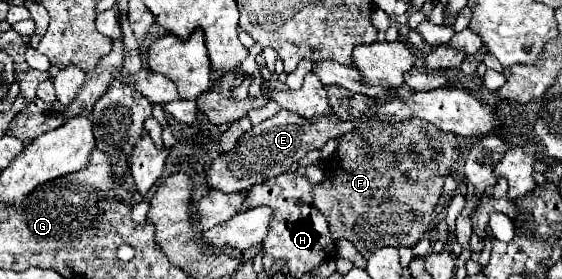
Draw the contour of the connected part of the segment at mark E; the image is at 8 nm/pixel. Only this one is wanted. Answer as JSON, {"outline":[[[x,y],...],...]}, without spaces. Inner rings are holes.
{"outline":[[[281,109],[275,117],[255,125],[251,131],[247,131],[237,145],[223,153],[219,159],[213,161],[213,165],[207,171],[207,185],[225,193],[231,191],[247,191],[249,187],[263,183],[269,177],[277,177],[289,167],[307,155],[307,151],[321,149],[329,139],[343,135],[351,129],[351,123],[343,127],[343,121],[337,121],[337,115],[331,117],[317,117],[313,123],[305,121],[303,117]]]}

